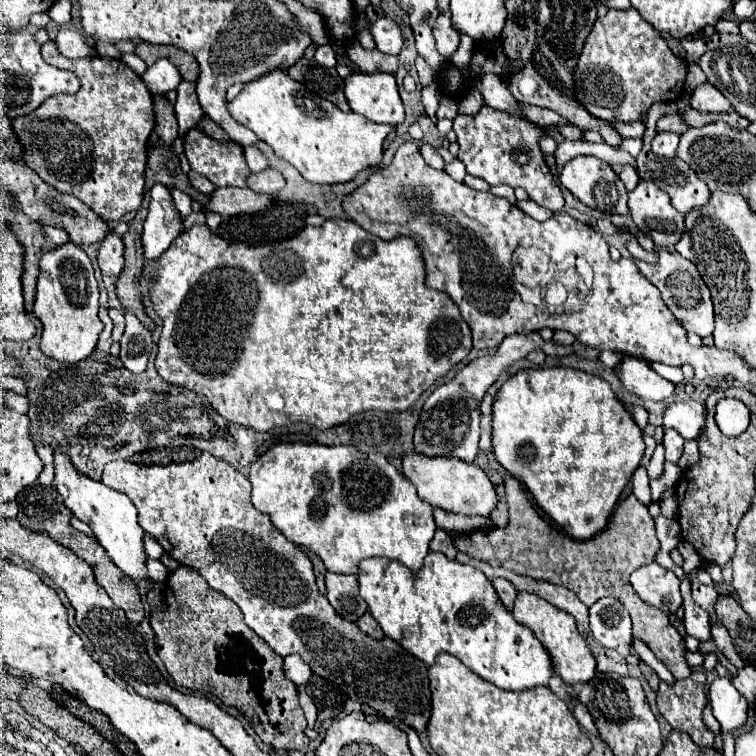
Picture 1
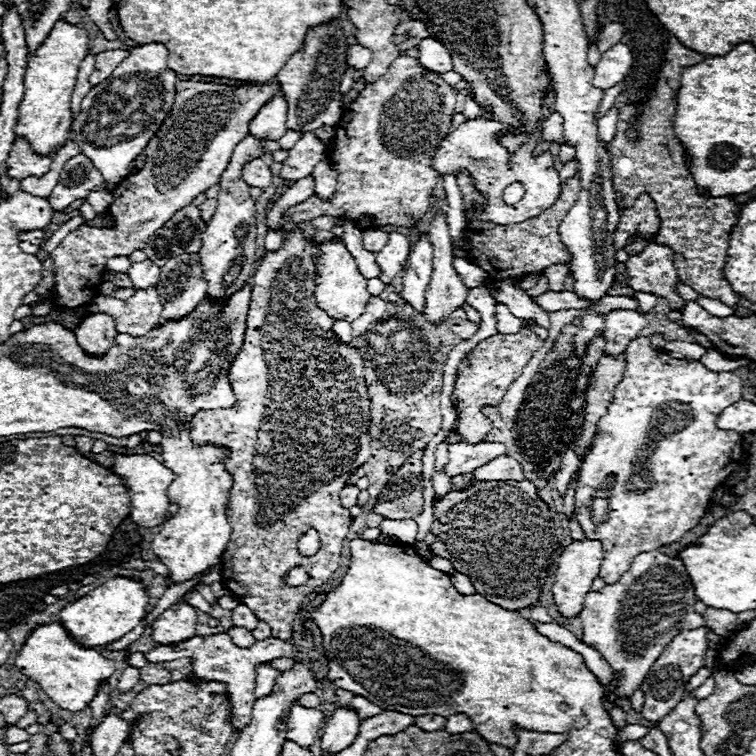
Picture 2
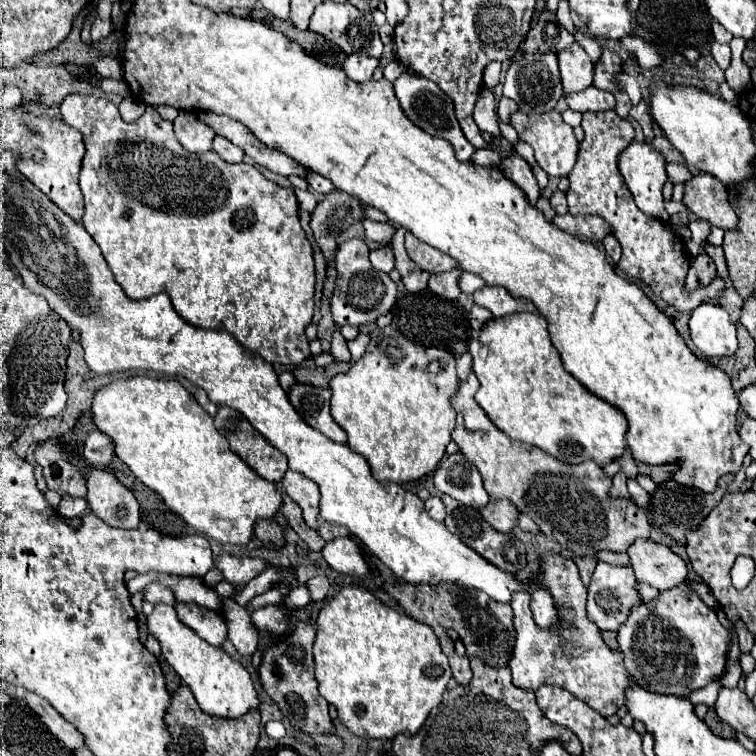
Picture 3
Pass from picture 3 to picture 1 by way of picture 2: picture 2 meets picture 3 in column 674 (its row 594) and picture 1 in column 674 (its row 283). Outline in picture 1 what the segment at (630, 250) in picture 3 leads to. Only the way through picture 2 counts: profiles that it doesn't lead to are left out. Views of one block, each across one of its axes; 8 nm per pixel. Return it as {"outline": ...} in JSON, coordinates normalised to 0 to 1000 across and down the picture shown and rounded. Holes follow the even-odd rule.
{"outline":[[[873,331],[873,344],[870,349],[854,349],[849,344],[839,344],[847,360],[876,386],[878,402],[889,410],[889,415],[897,421],[897,426],[910,437],[923,444],[939,444],[944,437],[944,410],[942,410],[942,397],[939,397],[939,384],[931,376],[926,360],[918,354],[915,347],[902,341],[897,333],[884,333]]]}

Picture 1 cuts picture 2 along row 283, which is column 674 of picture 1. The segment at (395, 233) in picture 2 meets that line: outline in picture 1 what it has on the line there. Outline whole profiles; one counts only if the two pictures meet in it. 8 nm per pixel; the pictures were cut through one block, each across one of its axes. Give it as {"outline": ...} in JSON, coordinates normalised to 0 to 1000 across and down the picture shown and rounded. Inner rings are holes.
{"outline":[[[825,471],[817,500],[825,513],[849,529],[878,529],[892,521],[894,508],[868,495],[854,476]]]}

